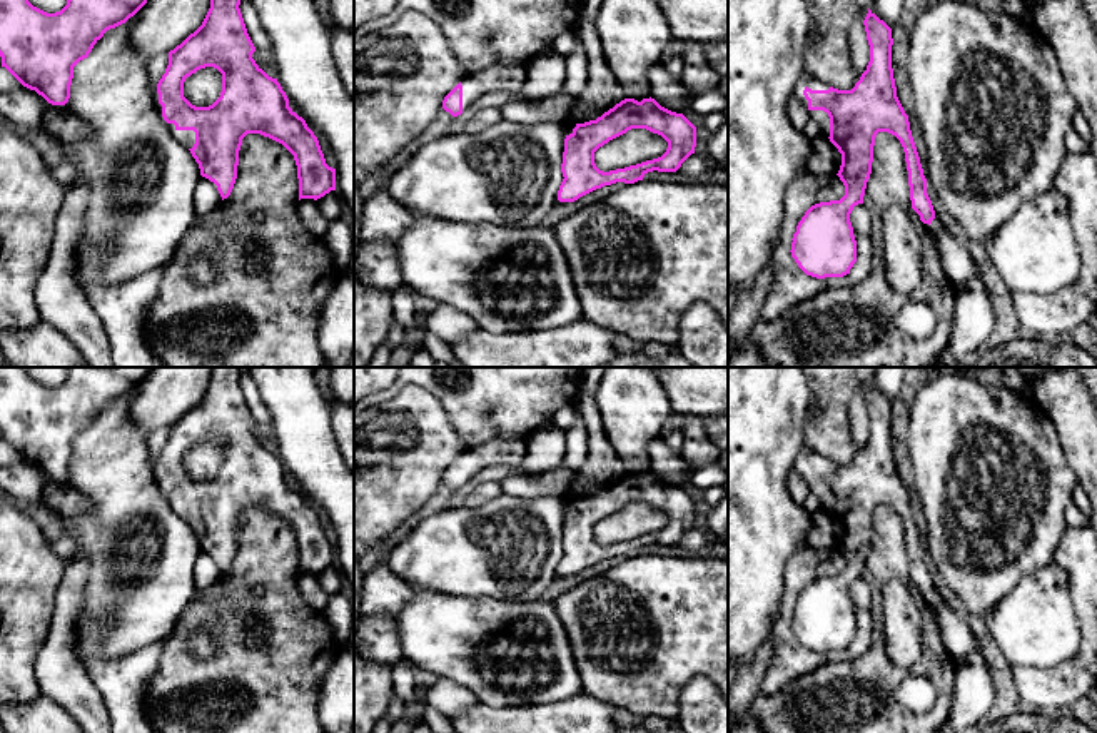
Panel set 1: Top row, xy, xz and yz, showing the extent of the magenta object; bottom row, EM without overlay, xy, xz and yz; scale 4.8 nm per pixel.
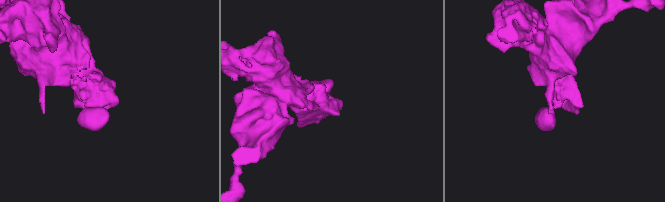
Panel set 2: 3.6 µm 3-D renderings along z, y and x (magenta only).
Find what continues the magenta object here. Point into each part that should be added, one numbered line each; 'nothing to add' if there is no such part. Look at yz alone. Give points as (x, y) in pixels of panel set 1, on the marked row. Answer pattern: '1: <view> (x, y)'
1: yz (805, 79)

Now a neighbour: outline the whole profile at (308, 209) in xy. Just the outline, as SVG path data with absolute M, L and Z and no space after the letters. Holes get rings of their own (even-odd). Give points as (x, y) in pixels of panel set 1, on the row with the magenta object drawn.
M301 199L297 202L297 215L301 217L302 224L307 227L307 230L322 239L329 220L324 217L324 214L319 210L317 200L314 199Z

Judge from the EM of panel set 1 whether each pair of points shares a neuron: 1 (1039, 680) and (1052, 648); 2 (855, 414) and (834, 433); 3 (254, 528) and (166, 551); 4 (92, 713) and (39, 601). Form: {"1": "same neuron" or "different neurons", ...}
{"1": "different neurons", "2": "different neurons", "3": "different neurons", "4": "different neurons"}

